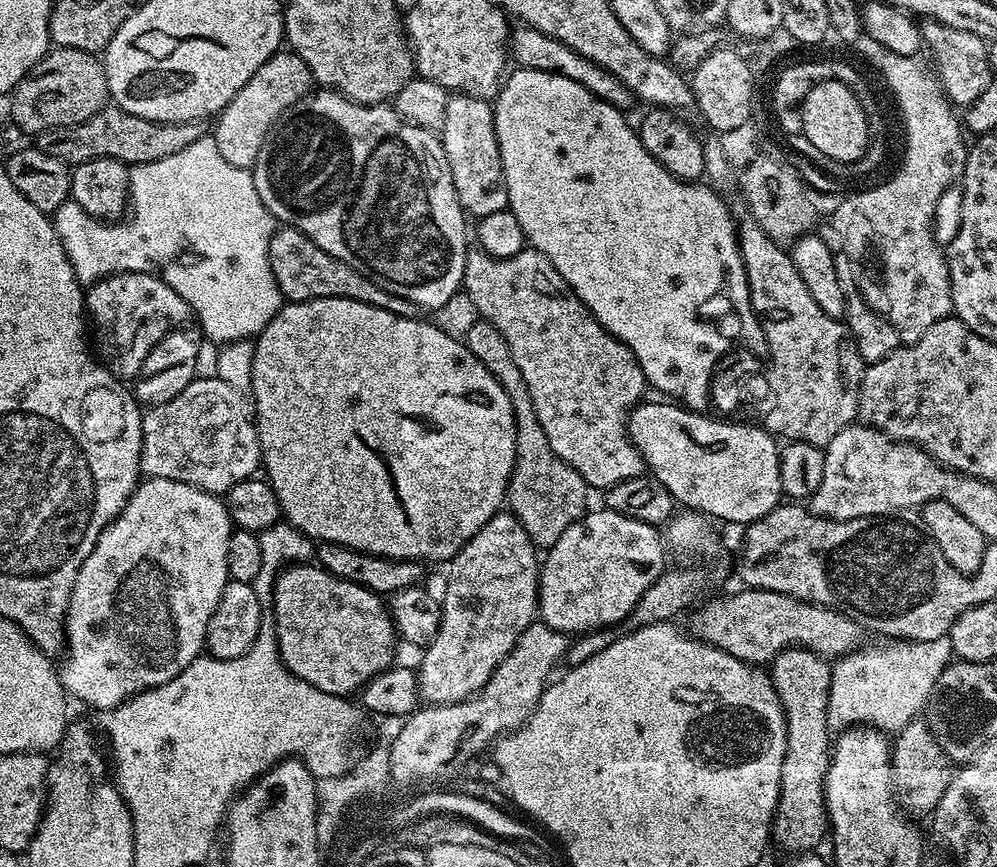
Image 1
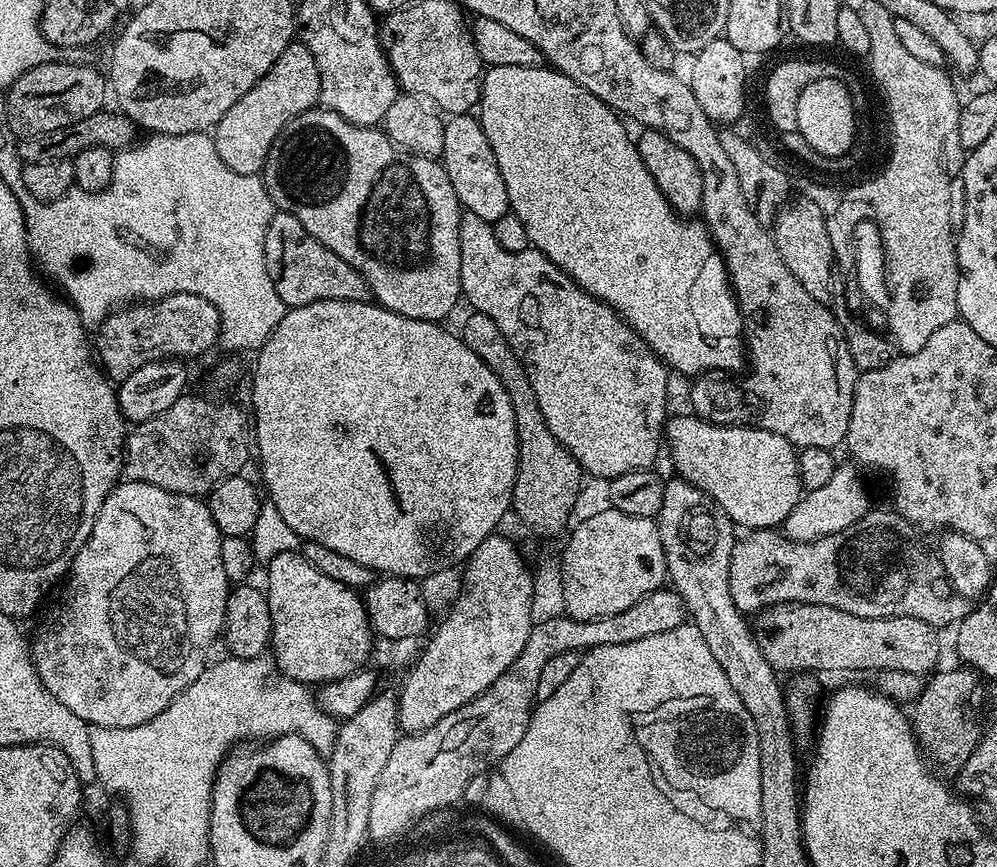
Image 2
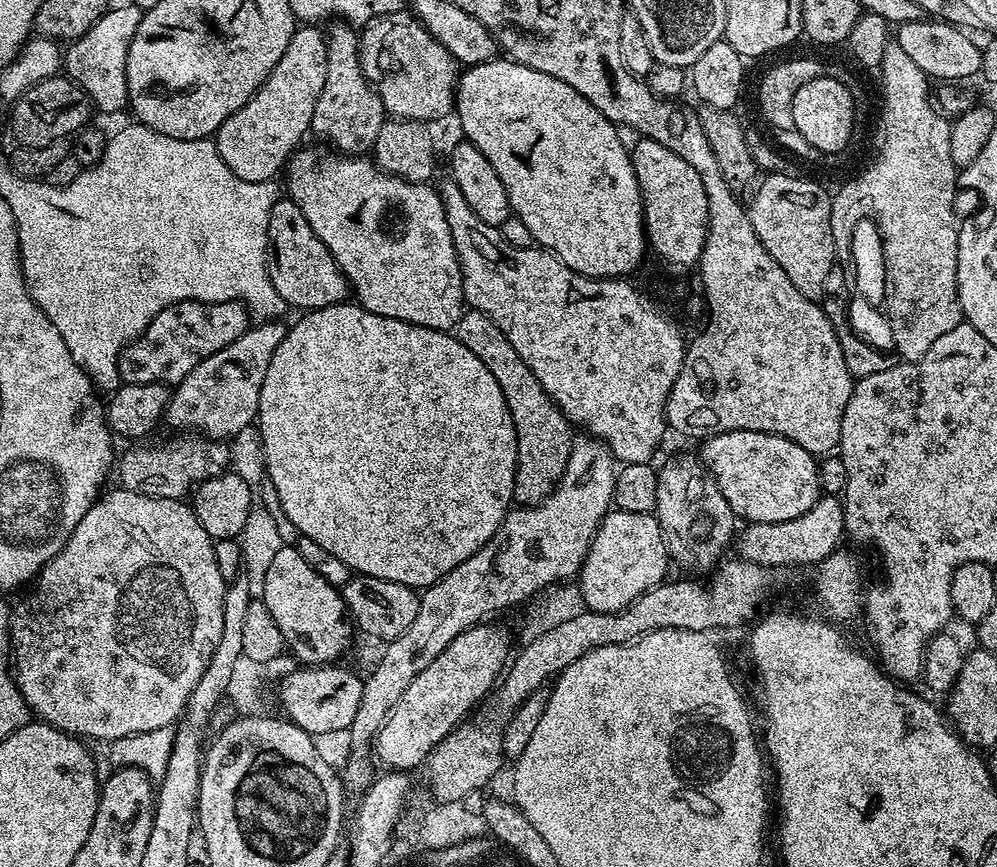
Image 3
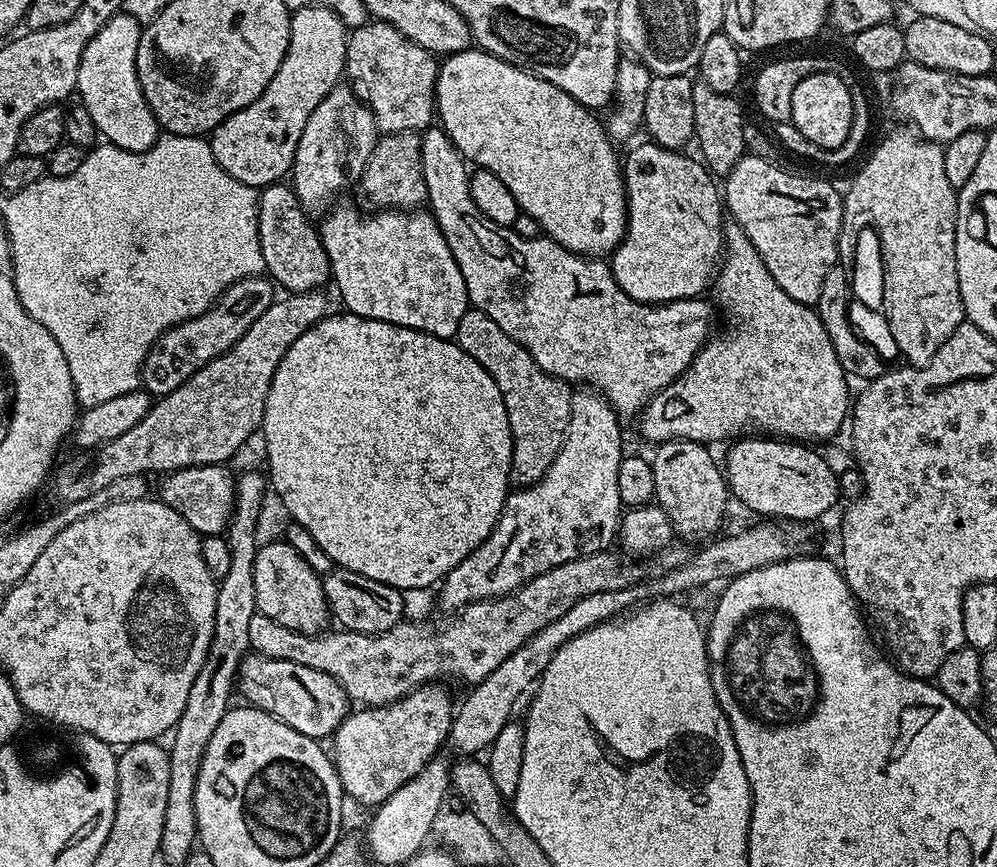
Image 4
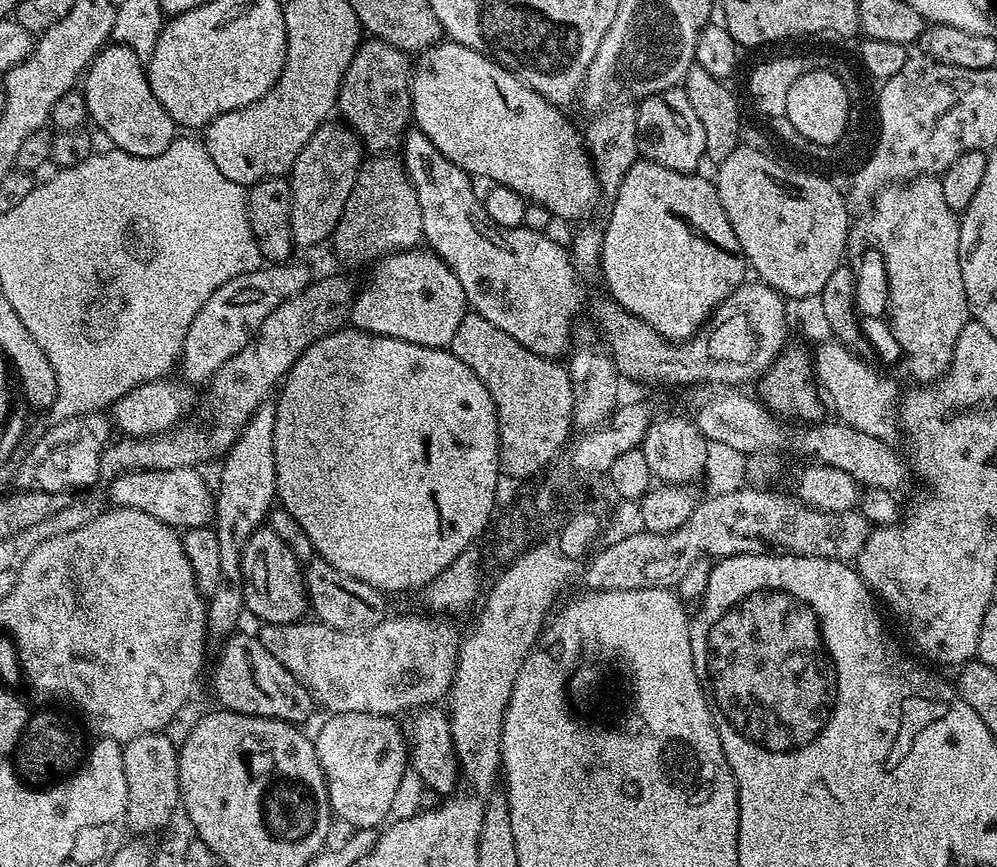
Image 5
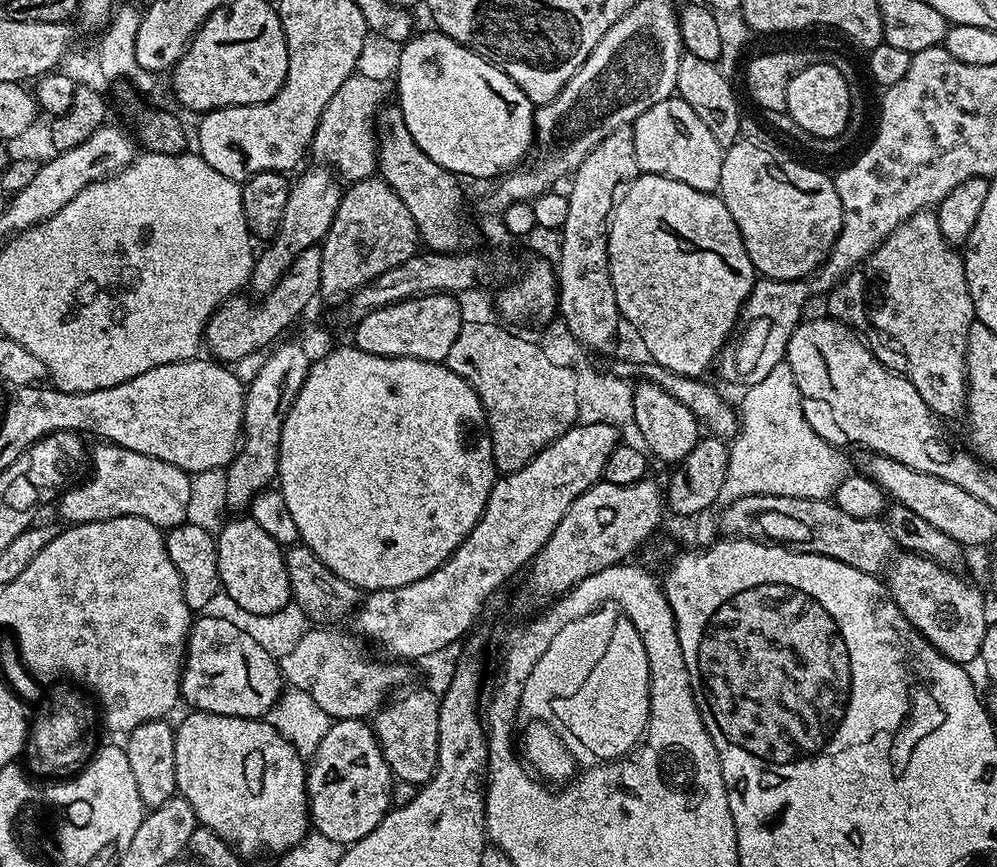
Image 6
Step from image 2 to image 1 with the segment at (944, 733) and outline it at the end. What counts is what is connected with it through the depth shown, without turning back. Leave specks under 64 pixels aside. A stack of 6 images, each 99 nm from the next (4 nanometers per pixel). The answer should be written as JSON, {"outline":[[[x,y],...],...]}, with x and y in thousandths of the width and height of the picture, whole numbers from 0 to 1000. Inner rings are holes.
{"outline":[[[926,829],[914,830],[903,844],[898,845],[893,858],[895,865],[895,907],[899,926],[912,942],[930,942],[938,937],[949,907],[953,907],[957,894],[957,882],[951,871],[941,860],[935,843]]]}

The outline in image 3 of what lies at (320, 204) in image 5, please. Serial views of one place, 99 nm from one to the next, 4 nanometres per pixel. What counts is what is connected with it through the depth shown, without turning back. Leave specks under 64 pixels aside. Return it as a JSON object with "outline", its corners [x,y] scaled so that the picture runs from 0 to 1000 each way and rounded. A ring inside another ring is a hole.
{"outline":[[[338,25],[327,32],[327,99],[323,99],[323,108],[319,113],[319,122],[315,122],[315,136],[312,151],[322,157],[336,174],[342,178],[365,178],[372,172],[379,159],[379,150],[383,150],[387,130],[381,111],[370,97],[361,75],[361,52],[359,37],[353,28]]]}

